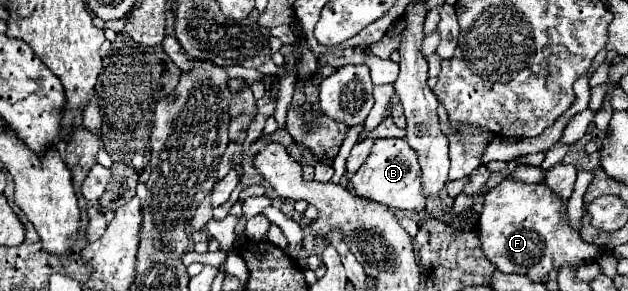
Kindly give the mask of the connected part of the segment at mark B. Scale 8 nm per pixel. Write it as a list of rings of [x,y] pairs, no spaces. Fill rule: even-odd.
[[[376,139],[370,157],[354,173],[352,189],[358,197],[388,205],[392,209],[414,211],[420,217],[420,225],[426,221],[426,197],[422,195],[422,173],[416,159],[416,151],[408,147],[406,139]]]

